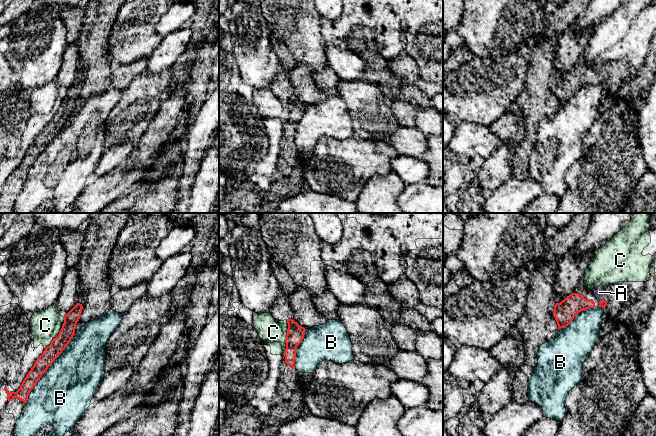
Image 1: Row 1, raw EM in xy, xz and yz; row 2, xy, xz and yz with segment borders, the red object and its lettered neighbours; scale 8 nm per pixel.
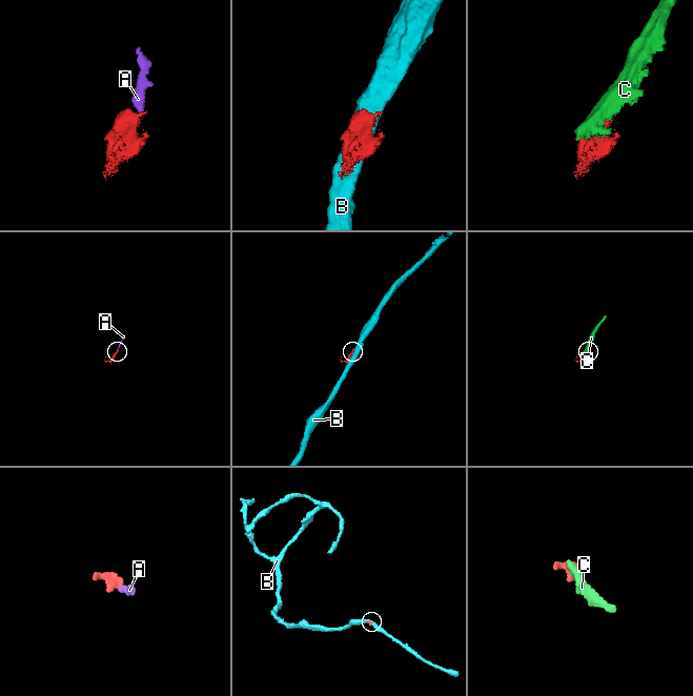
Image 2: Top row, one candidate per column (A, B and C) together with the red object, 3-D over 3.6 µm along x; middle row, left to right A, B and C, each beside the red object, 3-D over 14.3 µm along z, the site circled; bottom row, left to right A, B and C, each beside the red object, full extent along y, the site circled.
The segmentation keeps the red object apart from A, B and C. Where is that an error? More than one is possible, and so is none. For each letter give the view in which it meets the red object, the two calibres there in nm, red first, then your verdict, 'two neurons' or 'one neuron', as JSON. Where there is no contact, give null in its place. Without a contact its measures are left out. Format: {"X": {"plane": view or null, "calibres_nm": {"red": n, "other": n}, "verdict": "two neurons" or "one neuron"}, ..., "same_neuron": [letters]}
{"A": {"plane": "yz", "calibres_nm": {"red": 60, "other": 90}, "verdict": "one neuron"}, "B": {"plane": "xy", "calibres_nm": {"red": 120, "other": 440}, "verdict": "two neurons"}, "C": {"plane": "xy", "calibres_nm": {"red": 120, "other": 240}, "verdict": "two neurons"}, "same_neuron": ["A"]}

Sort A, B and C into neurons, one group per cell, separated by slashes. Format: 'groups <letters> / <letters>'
groups A / B / C

